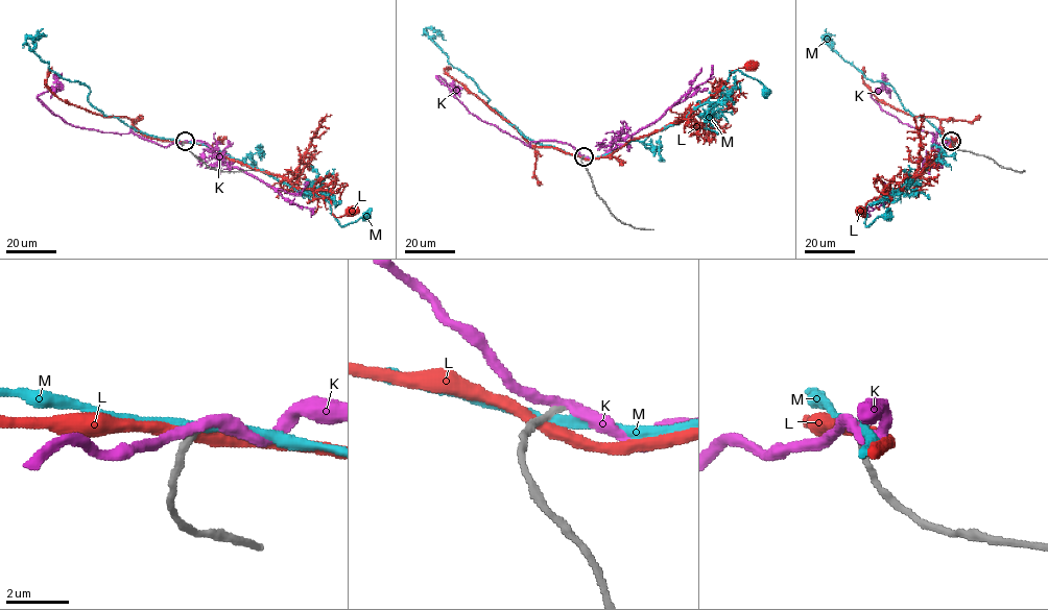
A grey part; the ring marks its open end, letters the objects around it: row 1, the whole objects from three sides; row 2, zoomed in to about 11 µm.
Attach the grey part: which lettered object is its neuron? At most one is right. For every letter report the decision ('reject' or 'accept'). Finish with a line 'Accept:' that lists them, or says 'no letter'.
K: accept
L: reject
M: reject
Accept: K

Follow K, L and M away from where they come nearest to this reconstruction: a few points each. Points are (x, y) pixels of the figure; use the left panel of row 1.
K: (185, 141), (161, 146), (130, 128), (119, 133), (76, 127), (52, 113), (38, 96), (57, 88), (50, 98)
L: (184, 142), (209, 145), (231, 161), (280, 175), (295, 187), (312, 188), (330, 200), (336, 217), (350, 210)
M: (184, 142), (203, 144), (229, 154), (300, 191), (320, 196), (331, 204), (331, 213), (341, 226), (365, 217)

